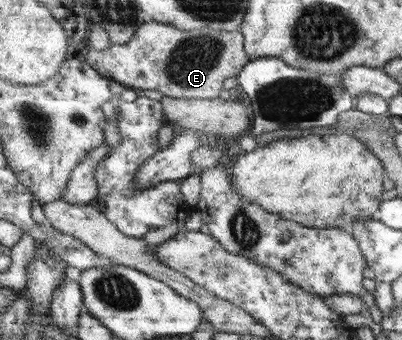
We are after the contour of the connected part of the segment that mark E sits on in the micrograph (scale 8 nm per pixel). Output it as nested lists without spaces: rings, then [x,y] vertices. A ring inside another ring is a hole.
[[[151,21],[140,25],[126,44],[113,44],[108,50],[90,47],[86,61],[98,72],[130,89],[156,90],[172,98],[216,100],[224,90],[226,78],[237,77],[251,60],[244,52],[244,36],[240,29],[182,30]]]

